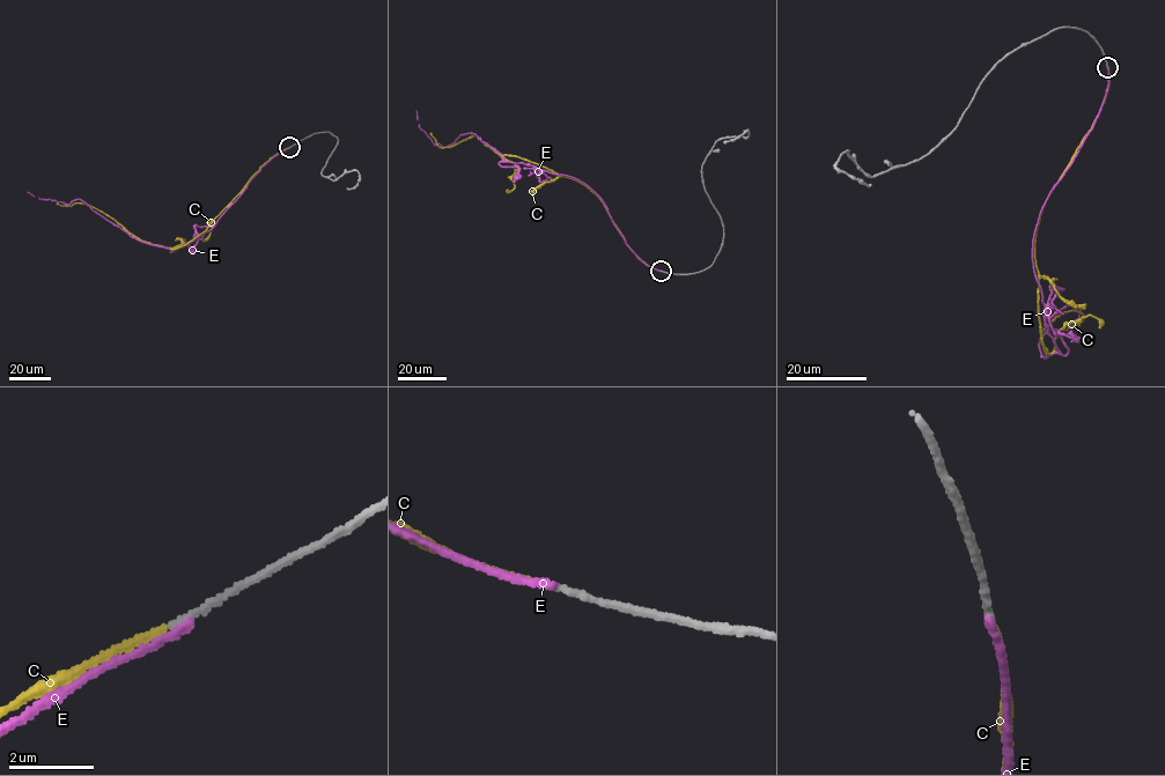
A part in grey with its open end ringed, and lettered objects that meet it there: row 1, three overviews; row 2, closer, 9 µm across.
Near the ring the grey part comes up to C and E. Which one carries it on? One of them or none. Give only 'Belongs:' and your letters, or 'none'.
Belongs: C

